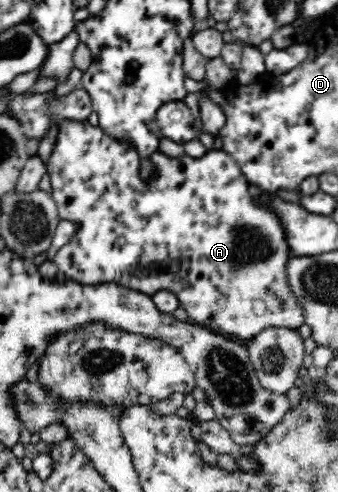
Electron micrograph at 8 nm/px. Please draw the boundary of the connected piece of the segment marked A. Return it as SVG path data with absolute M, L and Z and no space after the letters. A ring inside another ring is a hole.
M65 118L57 129L45 164L58 215L76 226L72 238L57 251L53 261L66 279L83 285L119 284L148 296L159 290L173 292L187 309L189 321L243 342L270 327L298 330L306 324L303 307L287 279L287 262L292 253L280 216L254 194L230 154L222 148L206 150L200 157L185 153L169 156L155 150L151 172L144 174L135 146L117 140L99 124L91 125L87 118Z

